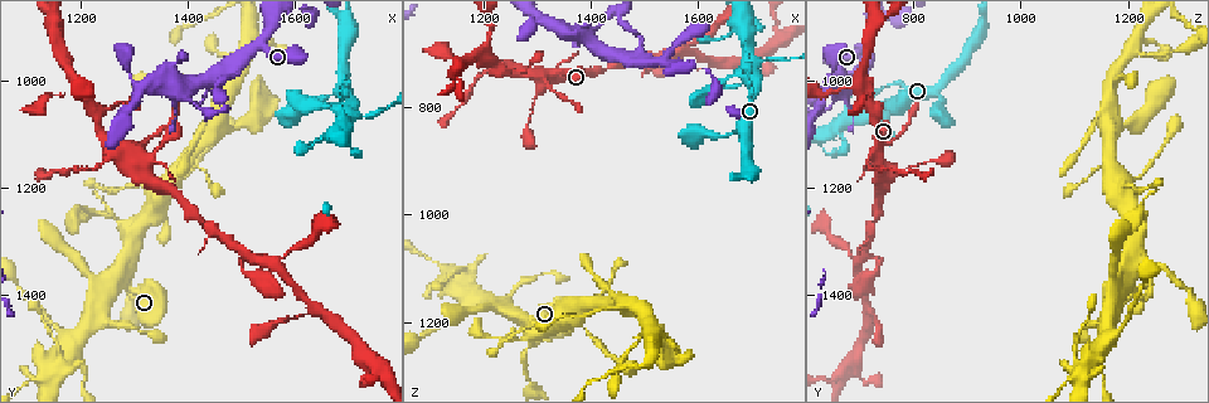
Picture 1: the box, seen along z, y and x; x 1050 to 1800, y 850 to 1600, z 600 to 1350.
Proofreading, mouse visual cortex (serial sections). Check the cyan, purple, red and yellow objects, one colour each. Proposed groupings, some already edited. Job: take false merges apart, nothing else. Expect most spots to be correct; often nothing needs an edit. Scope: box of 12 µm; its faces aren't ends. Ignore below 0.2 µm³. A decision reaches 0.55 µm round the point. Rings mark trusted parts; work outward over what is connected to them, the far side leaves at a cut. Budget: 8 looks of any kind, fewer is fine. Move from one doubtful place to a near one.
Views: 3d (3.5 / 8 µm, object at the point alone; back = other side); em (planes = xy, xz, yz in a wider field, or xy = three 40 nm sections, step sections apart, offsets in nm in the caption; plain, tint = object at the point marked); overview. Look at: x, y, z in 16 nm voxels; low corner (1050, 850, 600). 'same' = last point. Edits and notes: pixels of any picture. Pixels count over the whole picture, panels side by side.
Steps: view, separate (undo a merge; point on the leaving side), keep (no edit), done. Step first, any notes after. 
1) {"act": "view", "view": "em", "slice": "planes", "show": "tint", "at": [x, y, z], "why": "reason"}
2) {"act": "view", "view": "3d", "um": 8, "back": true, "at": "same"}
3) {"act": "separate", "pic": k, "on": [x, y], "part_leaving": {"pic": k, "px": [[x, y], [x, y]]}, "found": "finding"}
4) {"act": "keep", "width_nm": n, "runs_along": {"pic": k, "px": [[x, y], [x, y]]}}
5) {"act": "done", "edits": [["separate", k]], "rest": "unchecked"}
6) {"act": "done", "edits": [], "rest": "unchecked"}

{"act": "view", "view": "3d", "um": 8, "at": [1205, 1015, 705], "why": "branch point"}

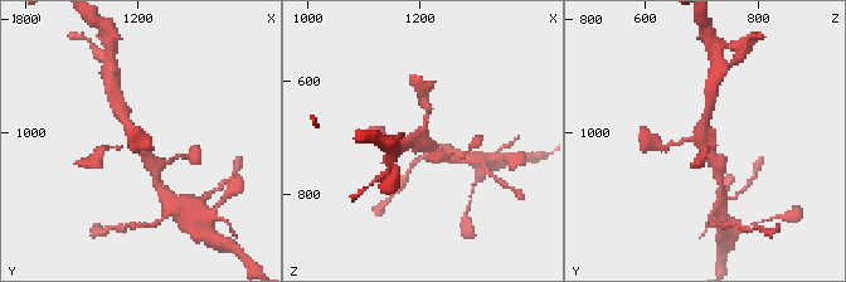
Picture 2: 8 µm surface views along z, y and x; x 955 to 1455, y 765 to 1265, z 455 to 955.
{"act": "view", "view": "3d", "um": 3.5, "at": [1200, 1020, 705], "why": "zoom in"}

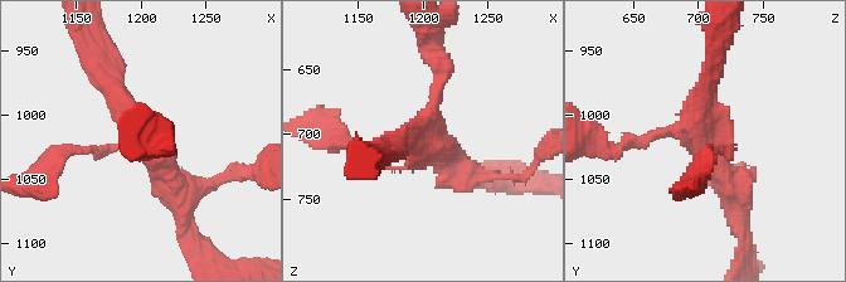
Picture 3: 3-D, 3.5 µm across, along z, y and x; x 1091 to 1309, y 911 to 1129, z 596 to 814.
{"act": "keep", "runs_along": {"pic": 3, "px": [[181, 202], [96, 67]]}, "found": "continuous, no second cell"}

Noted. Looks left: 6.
{"act": "view", "view": "em", "slice": "xy", "step": 3, "show": "tint", "at": [1390, 1015, 675], "why": "branch point"}

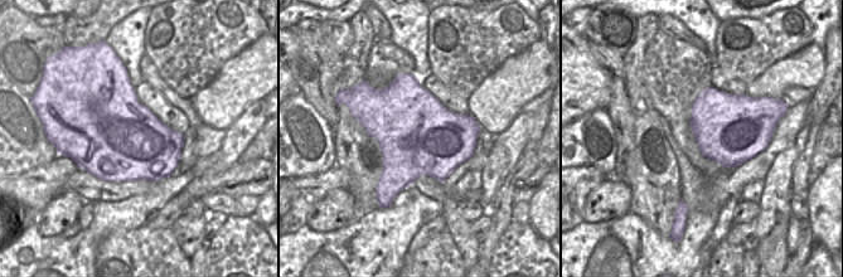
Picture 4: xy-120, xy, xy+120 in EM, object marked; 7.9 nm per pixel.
{"act": "view", "view": "3d", "um": 3.5, "at": "same", "why": "wider look"}

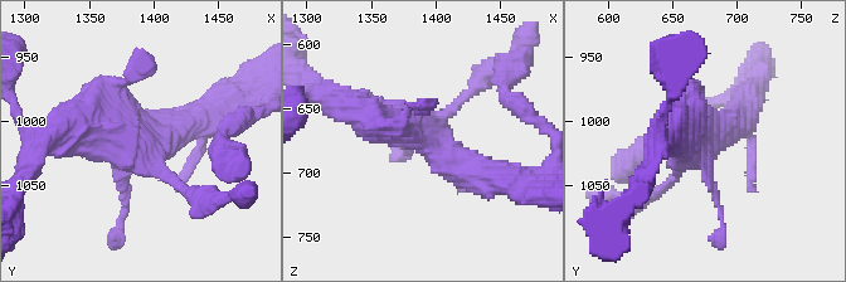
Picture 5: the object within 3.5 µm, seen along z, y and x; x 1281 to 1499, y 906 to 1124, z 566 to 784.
{"act": "keep", "found": "continuous, no second cell"}

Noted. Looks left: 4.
{"act": "view", "view": "3d", "um": 8, "at": [1290, 1345, 1210], "why": "a fork"}

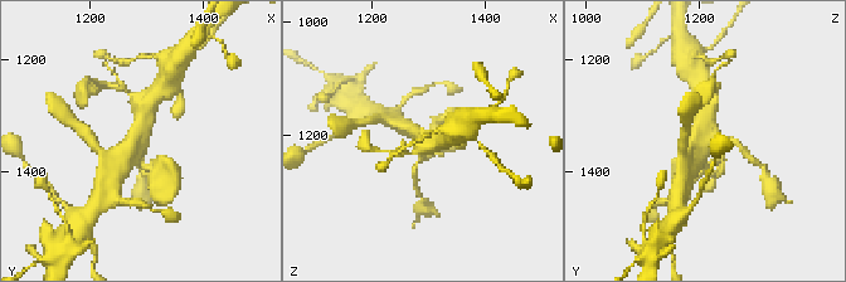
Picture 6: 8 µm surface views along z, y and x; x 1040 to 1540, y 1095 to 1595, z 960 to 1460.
{"act": "view", "view": "em", "slice": "xy", "step": 5, "show": "tint", "at": [1285, 1340, 1210], "why": "shape alone is not enough"}

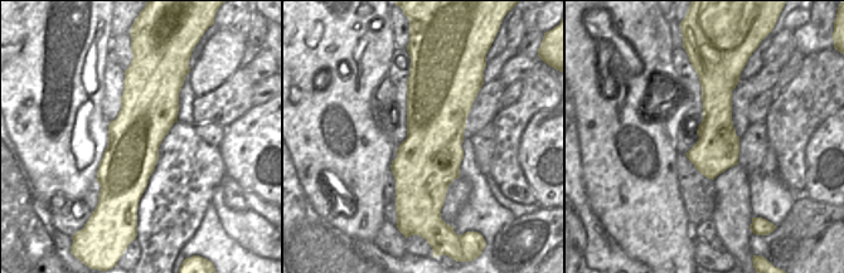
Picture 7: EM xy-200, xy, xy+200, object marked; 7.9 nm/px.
{"act": "keep", "runs_along": {"pic": 6, "px": [[150, 169], [136, 159], [149, 105]]}, "found": "continuous, no second cell"}

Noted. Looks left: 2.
{"act": "done", "edits": [], "rest": "unchecked"}

